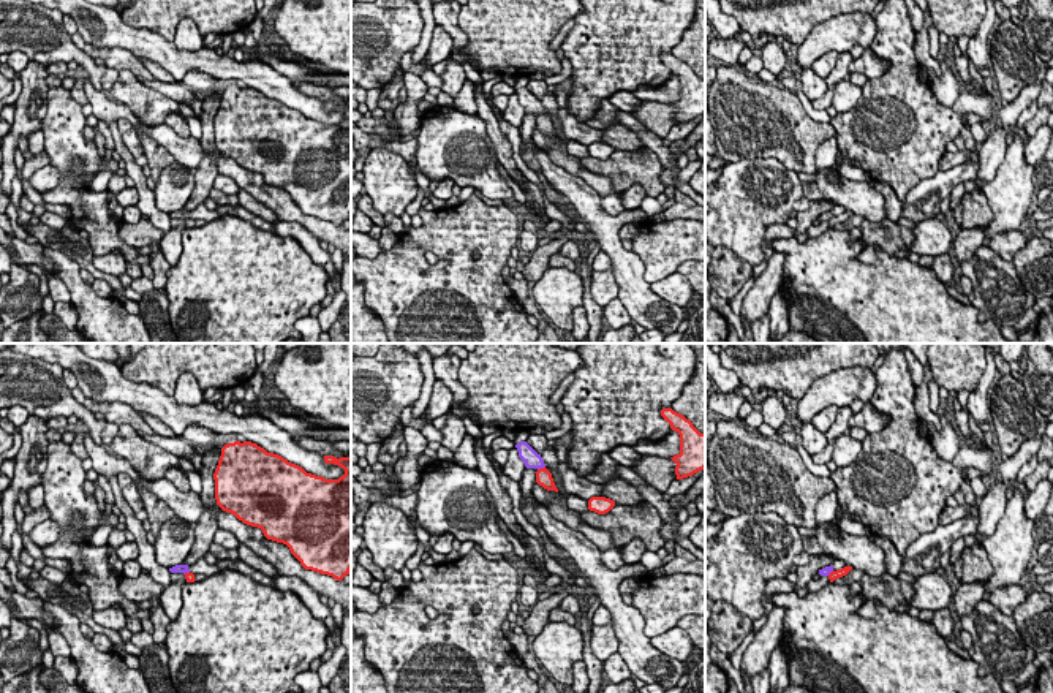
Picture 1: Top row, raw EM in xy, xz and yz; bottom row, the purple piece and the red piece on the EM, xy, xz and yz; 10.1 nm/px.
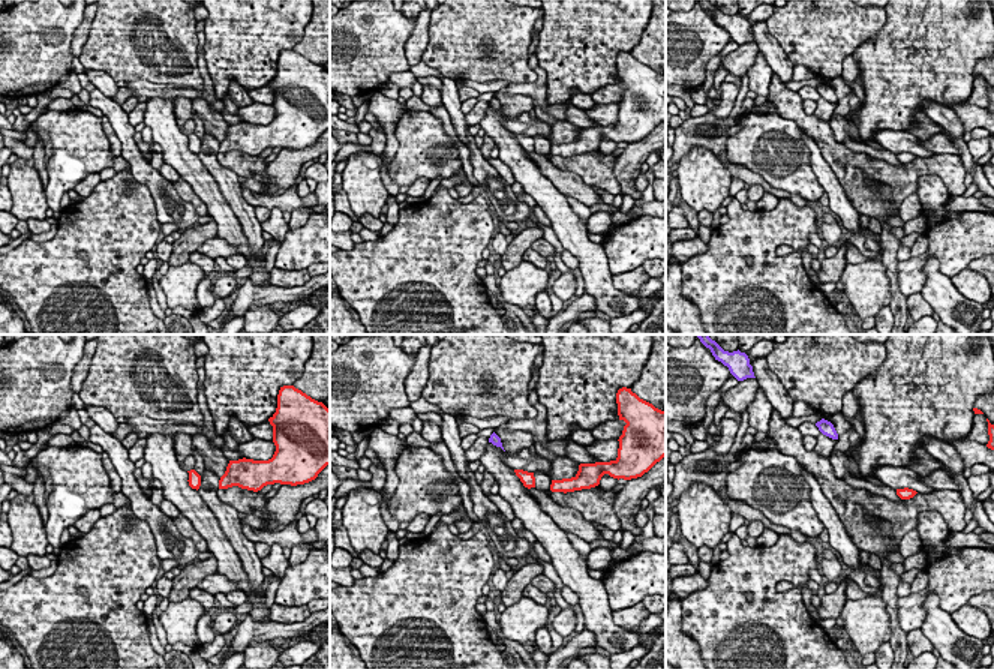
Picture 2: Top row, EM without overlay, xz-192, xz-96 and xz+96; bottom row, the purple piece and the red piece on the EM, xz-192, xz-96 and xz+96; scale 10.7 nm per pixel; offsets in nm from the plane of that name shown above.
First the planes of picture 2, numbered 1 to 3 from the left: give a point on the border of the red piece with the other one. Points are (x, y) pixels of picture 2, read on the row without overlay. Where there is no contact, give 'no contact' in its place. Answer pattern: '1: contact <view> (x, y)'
1: no contact
2: no contact
3: no contact

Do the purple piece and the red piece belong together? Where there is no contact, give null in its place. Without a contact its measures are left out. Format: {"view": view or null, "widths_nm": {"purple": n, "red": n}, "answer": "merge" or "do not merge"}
{"view": "xz", "widths_nm": {"purple": 180, "red": 160}, "answer": "do not merge"}

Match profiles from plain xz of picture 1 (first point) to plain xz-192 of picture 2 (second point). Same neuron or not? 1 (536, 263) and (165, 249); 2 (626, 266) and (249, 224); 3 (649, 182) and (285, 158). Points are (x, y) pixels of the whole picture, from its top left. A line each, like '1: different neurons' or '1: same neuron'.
1: different neurons
2: different neurons
3: different neurons

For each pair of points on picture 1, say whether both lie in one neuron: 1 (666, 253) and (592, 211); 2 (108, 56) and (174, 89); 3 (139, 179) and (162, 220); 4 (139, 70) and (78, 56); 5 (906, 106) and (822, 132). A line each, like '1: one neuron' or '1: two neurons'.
1: two neurons
2: one neuron
3: one neuron
4: two neurons
5: two neurons

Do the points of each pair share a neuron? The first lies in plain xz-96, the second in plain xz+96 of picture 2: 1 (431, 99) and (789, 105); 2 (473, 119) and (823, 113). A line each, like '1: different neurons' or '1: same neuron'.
1: different neurons
2: same neuron

